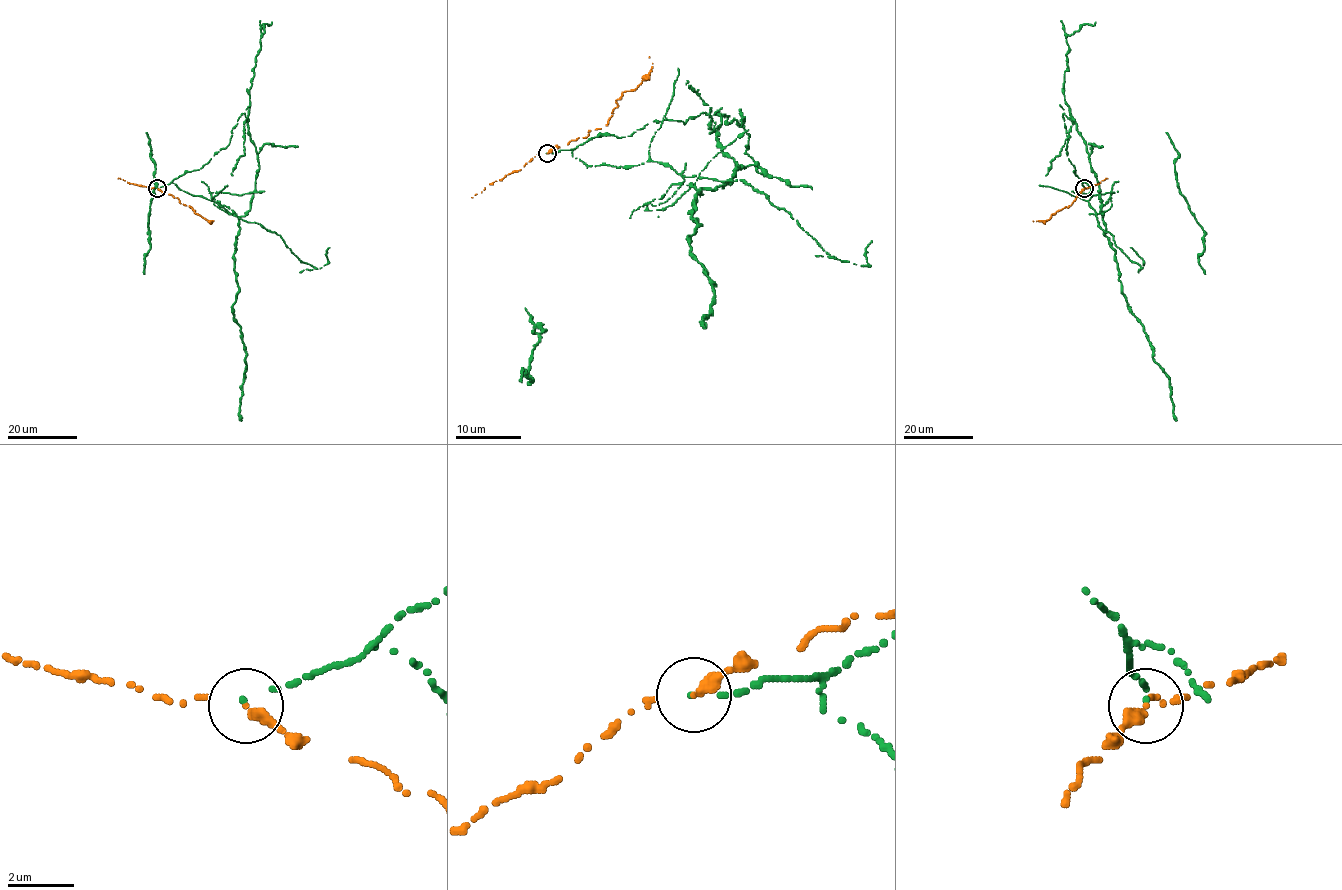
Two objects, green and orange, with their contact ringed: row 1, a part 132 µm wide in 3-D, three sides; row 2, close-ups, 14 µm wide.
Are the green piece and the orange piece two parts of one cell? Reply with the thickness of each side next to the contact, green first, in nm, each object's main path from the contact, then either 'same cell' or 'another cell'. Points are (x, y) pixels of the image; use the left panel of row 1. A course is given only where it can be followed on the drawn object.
calibres 110 and 240 nm; course green (158, 188), (171, 182), (246, 214), (259, 168), (249, 89), (262, 25), (272, 22); course orange (158, 188), (211, 221); another cell

